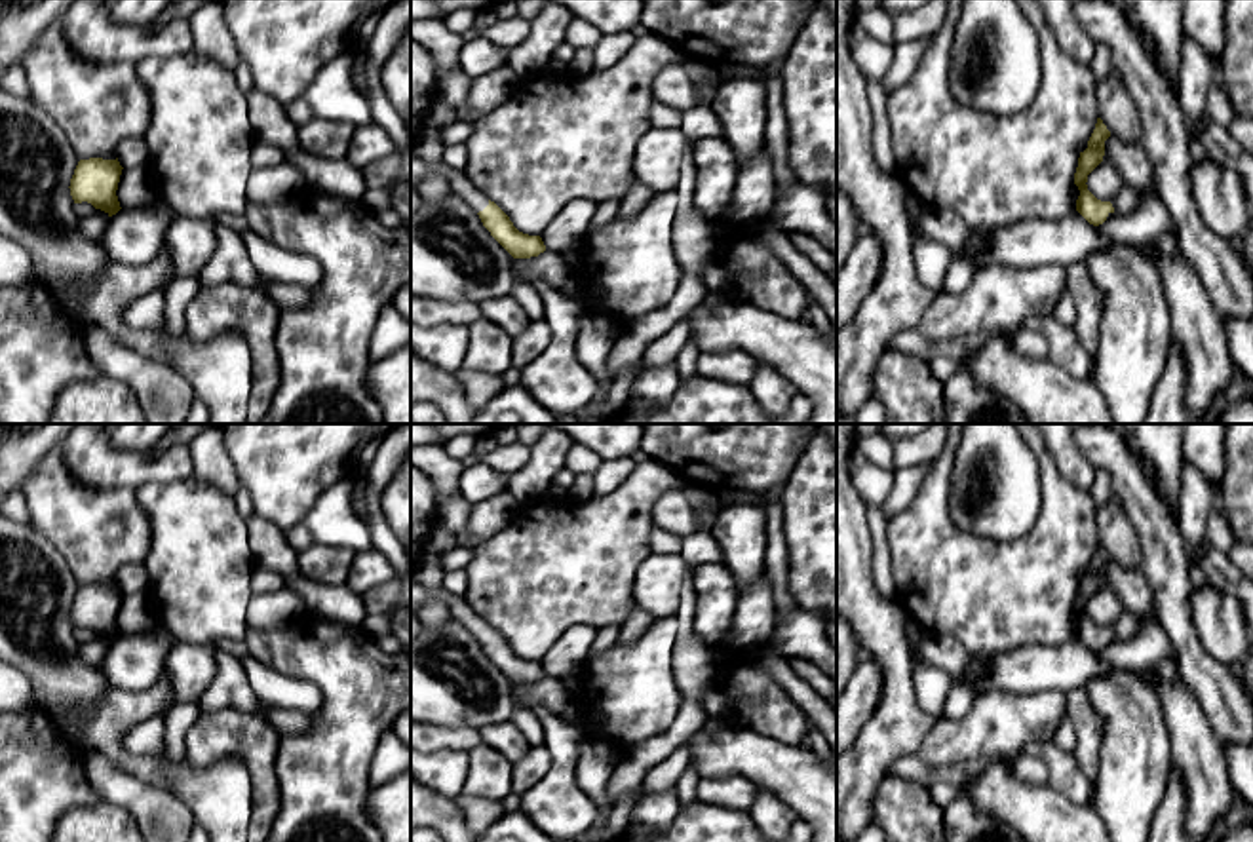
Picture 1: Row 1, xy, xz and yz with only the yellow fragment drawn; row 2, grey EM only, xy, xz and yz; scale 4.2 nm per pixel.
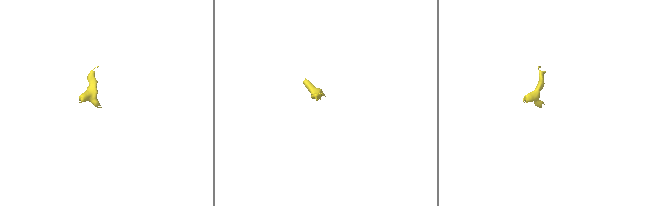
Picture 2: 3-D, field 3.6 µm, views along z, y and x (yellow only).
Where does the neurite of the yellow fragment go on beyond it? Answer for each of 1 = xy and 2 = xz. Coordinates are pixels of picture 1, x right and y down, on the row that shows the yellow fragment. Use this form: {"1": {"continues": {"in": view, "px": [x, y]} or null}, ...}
{"1": {"continues": null}, "2": {"continues": {"in": "xz", "px": [459, 181]}}}

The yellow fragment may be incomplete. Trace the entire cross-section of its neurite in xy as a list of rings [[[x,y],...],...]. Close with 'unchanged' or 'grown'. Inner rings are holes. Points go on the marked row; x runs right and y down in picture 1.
[[[118,158],[80,160],[68,186],[74,203],[87,201],[108,217],[116,215],[122,209],[116,196],[122,169]]]; unchanged

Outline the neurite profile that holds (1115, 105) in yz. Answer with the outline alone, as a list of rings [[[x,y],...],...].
[[[1112,68],[1108,78],[1097,80],[1095,97],[1099,118],[1110,135],[1122,143],[1141,143],[1141,116],[1118,68]]]

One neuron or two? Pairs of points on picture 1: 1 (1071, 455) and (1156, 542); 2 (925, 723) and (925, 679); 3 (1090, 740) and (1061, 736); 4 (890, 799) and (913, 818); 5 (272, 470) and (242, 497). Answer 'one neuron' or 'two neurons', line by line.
1: two neurons
2: two neurons
3: two neurons
4: one neuron
5: two neurons

